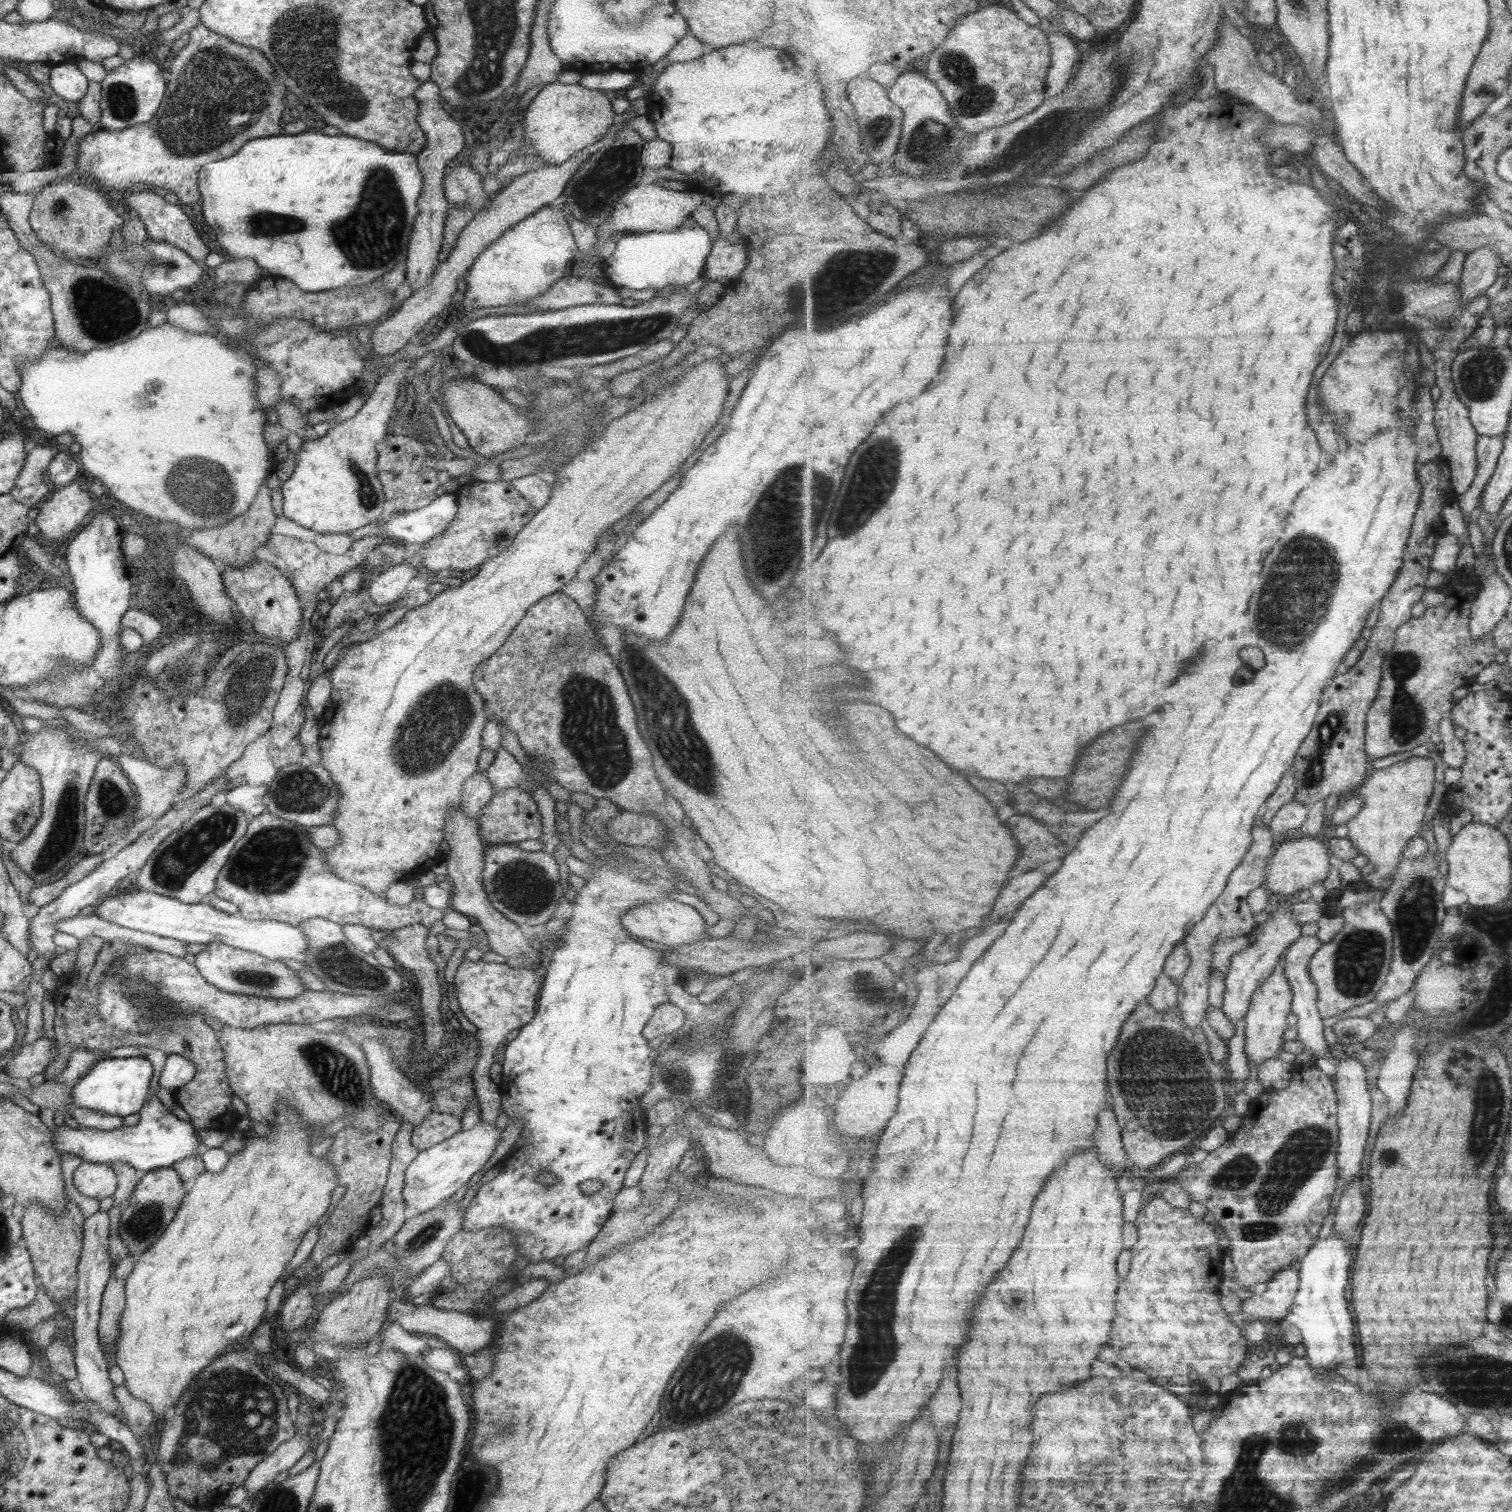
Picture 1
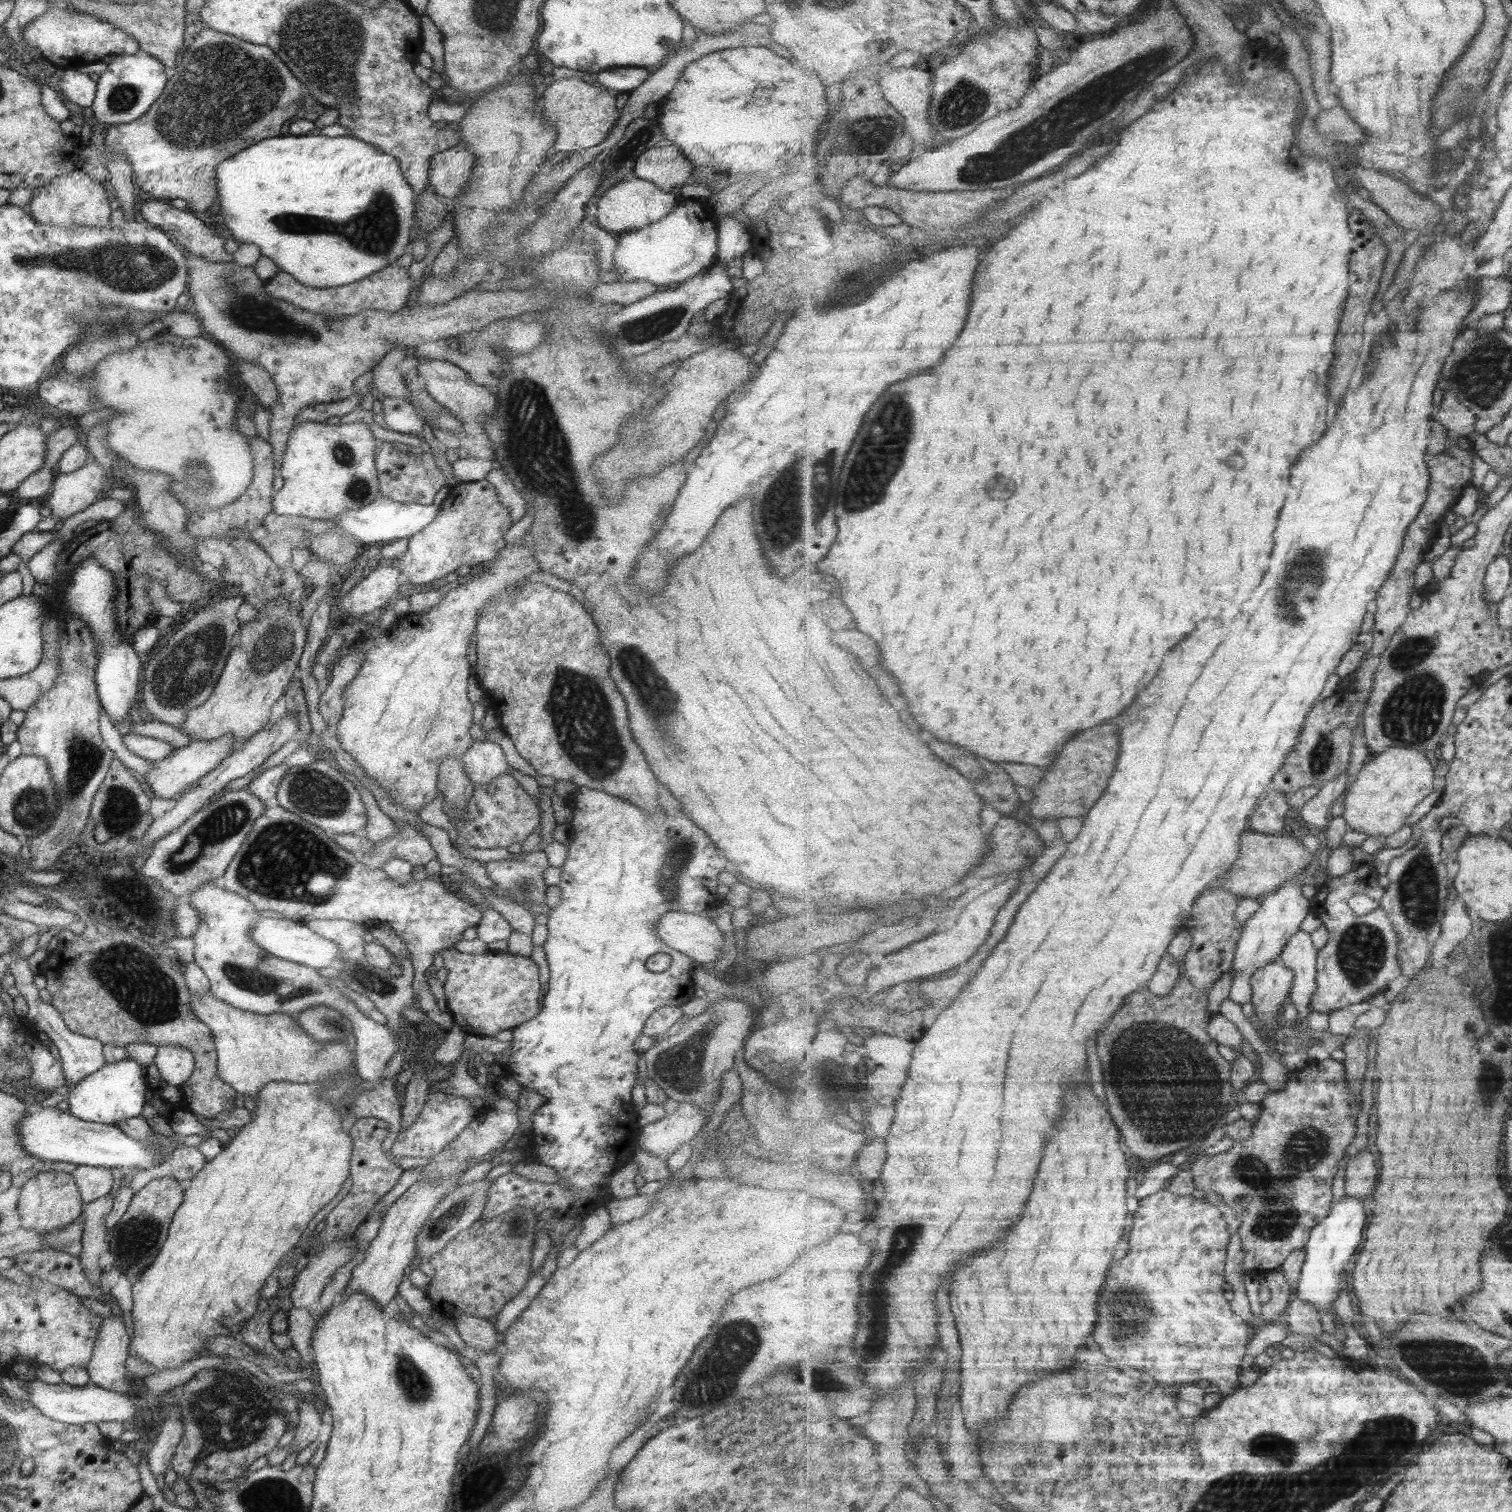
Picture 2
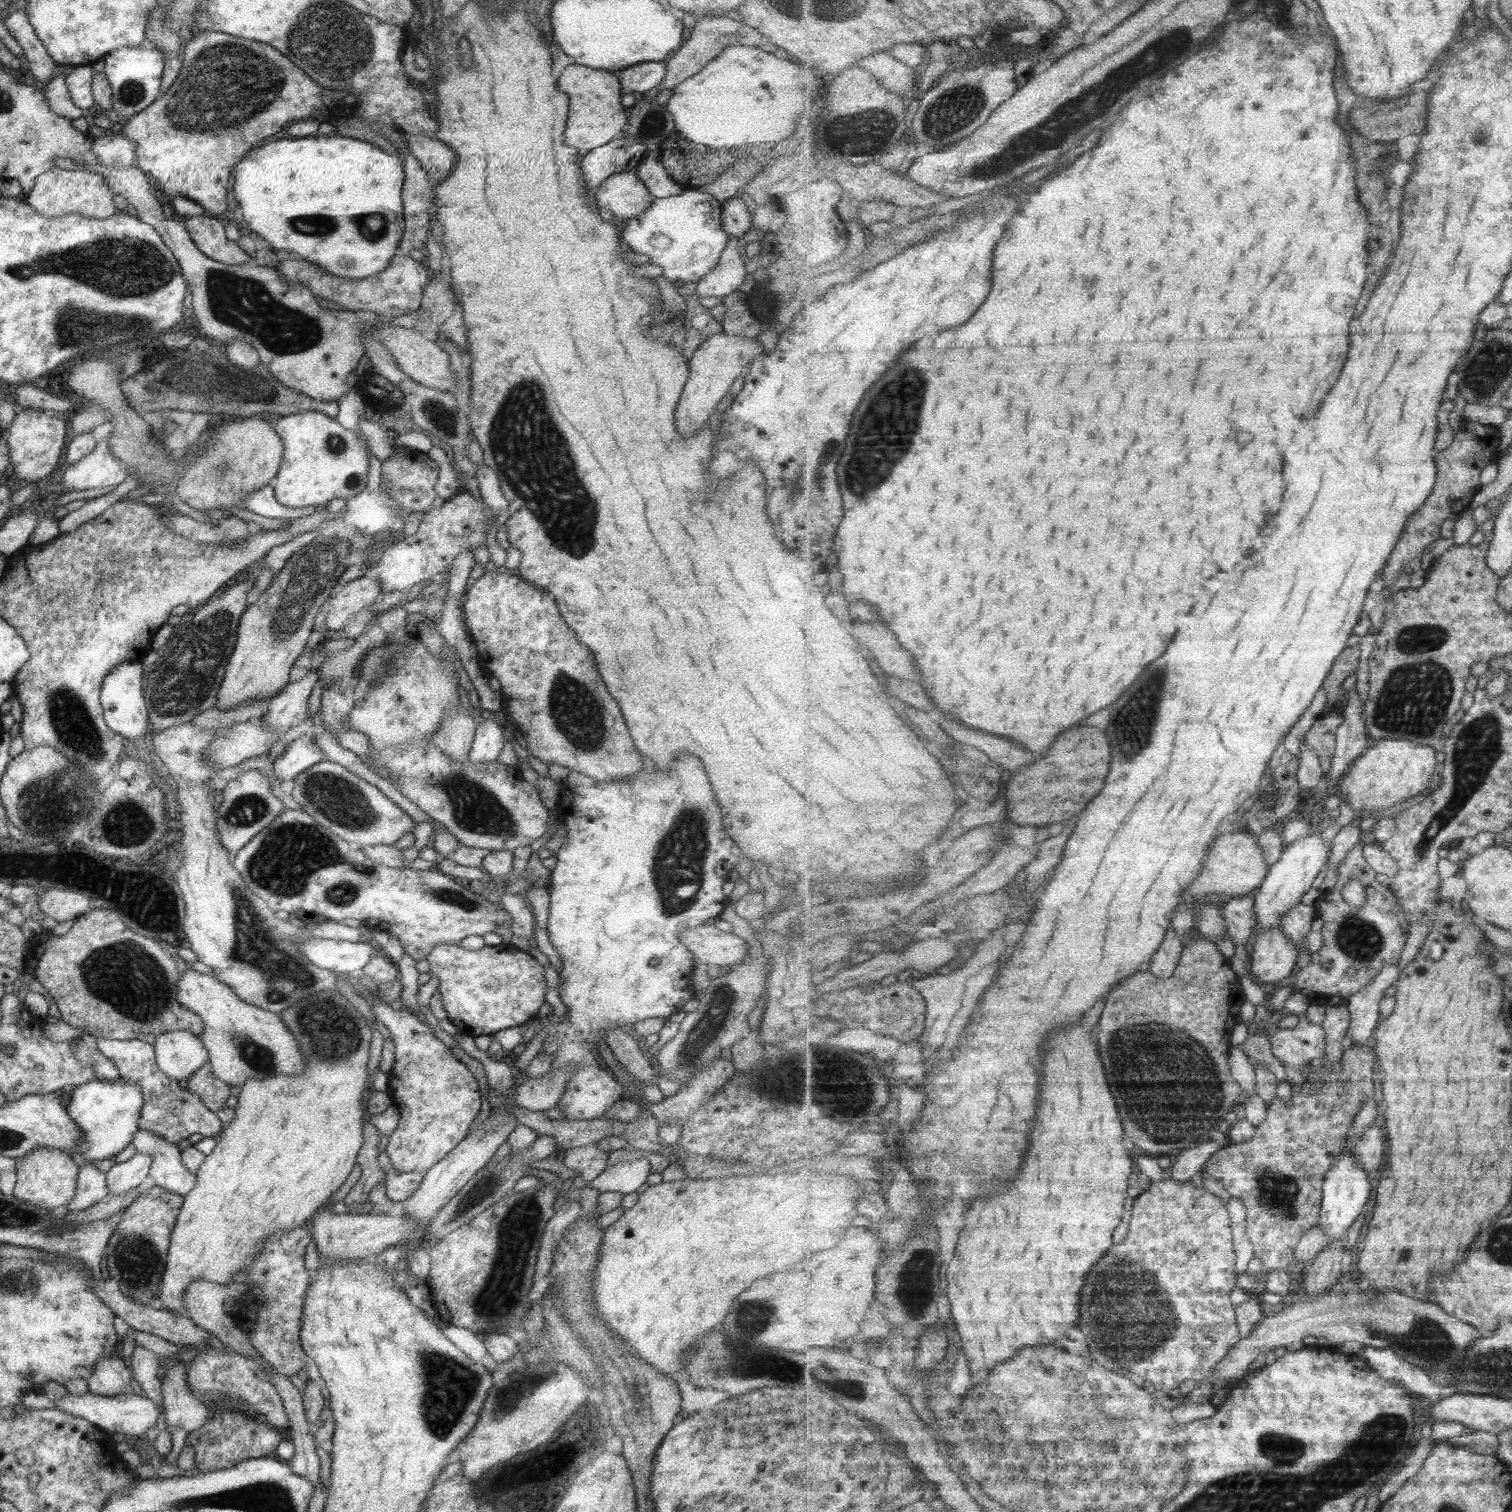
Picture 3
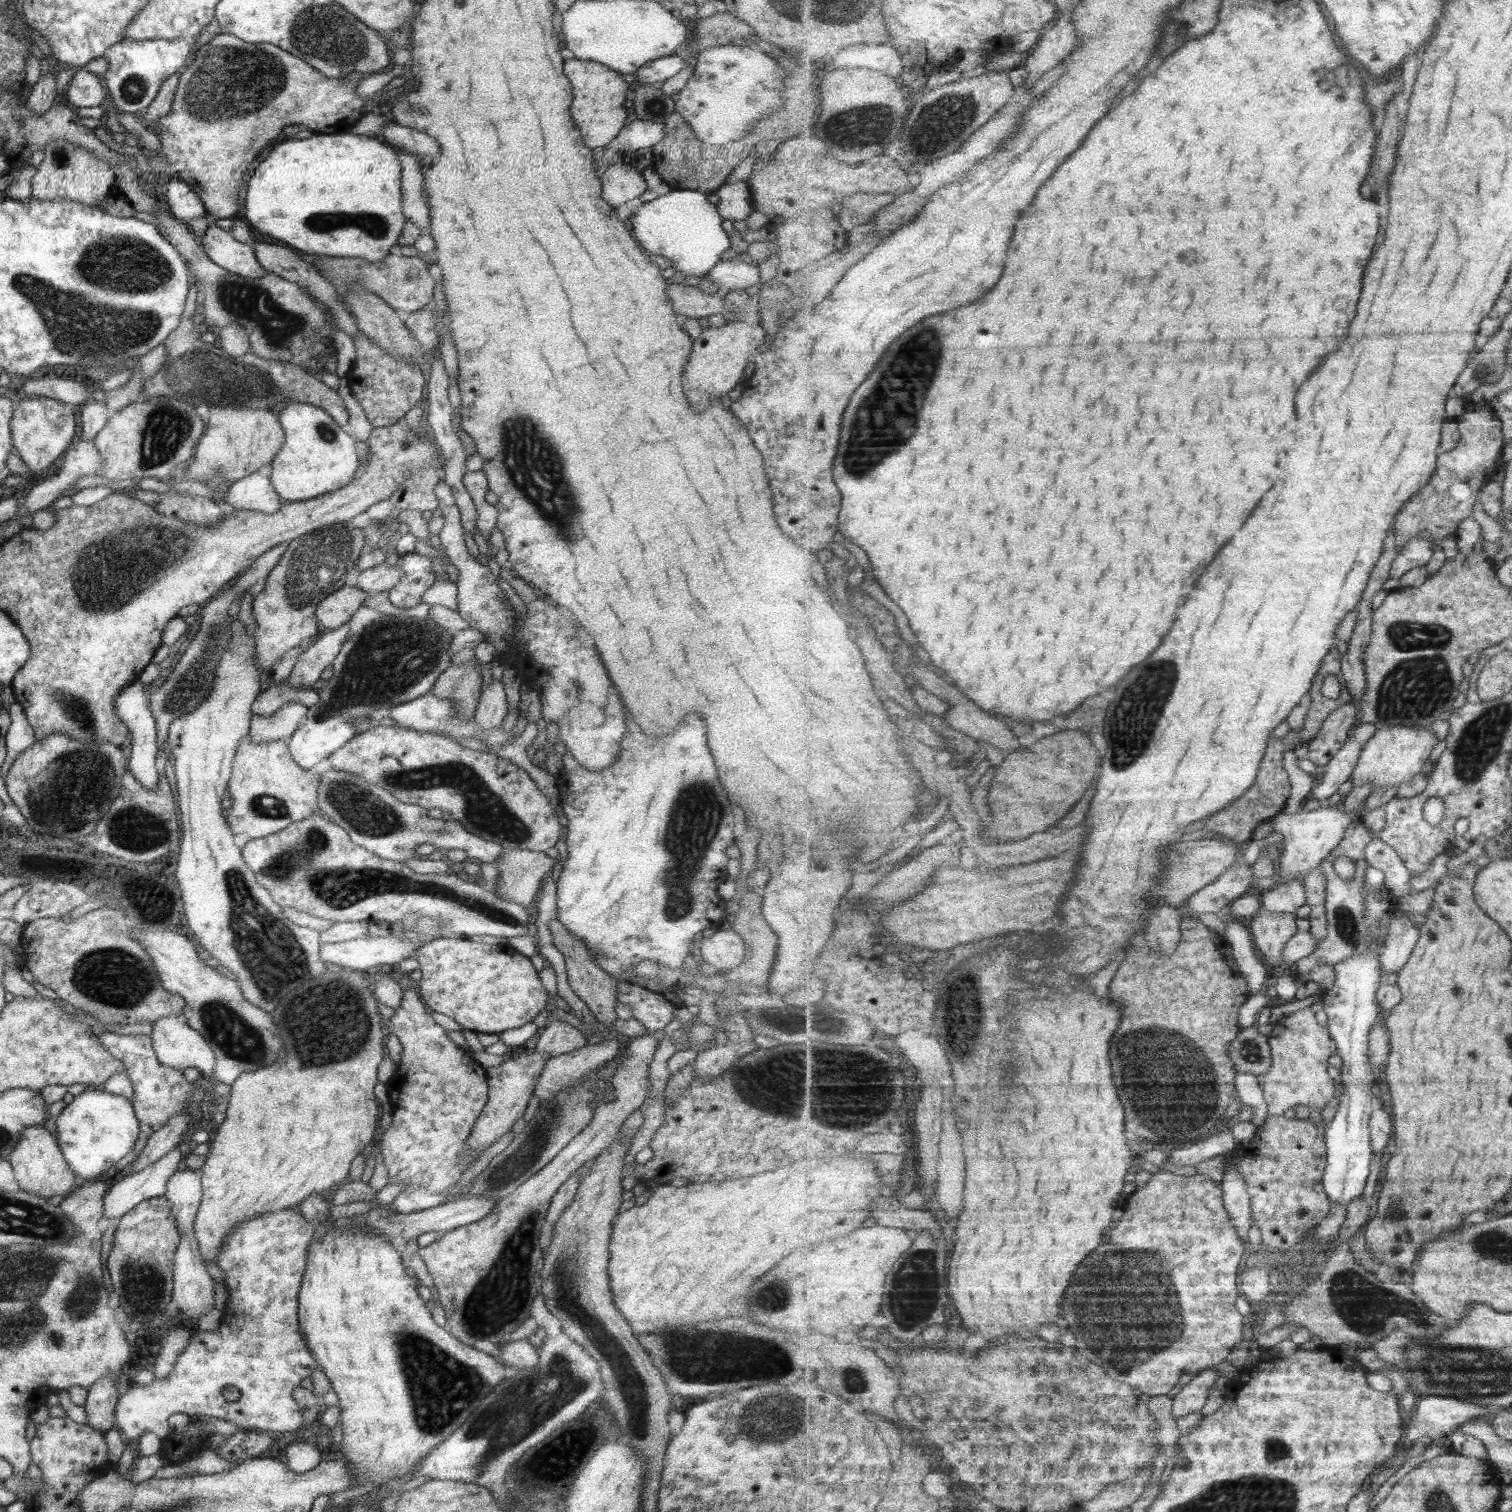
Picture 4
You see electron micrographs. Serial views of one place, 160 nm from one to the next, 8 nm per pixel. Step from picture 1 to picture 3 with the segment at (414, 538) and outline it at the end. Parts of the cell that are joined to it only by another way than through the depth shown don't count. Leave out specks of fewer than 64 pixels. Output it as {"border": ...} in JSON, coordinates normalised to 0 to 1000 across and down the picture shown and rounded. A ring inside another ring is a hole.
{"border":[[[244,298],[243,302],[245,303],[245,306],[243,308],[242,323],[235,328],[230,329],[228,331],[228,335],[224,340],[226,340],[225,343],[227,343],[228,347],[235,348],[235,351],[240,354],[245,353],[251,357],[253,357],[253,356],[255,357],[259,354],[263,354],[265,349],[268,347],[267,344],[264,344],[264,343],[261,341],[261,339],[267,339],[267,337],[265,337],[261,331],[256,329],[255,327],[253,326],[251,323],[251,306],[247,302],[245,302]],[[177,320],[169,325],[165,325],[161,331],[160,331],[160,333],[161,333],[161,336],[170,341],[188,343],[190,345],[207,341],[207,337],[209,337],[209,335],[191,336],[186,335],[186,333],[182,331],[181,323]]]}

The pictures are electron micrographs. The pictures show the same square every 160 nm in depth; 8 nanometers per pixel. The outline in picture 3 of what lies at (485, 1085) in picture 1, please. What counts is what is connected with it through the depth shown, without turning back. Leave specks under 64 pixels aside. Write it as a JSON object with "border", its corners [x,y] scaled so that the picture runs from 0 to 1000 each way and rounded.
{"border":[[[292,624],[287,626],[280,634],[283,636],[283,643],[289,646],[289,653],[295,673],[305,684],[313,687],[319,684],[325,685],[333,680],[344,679],[353,674],[355,668],[360,663],[361,652],[359,648],[359,640],[350,630],[338,624],[321,625],[313,629],[306,628],[303,624]]]}

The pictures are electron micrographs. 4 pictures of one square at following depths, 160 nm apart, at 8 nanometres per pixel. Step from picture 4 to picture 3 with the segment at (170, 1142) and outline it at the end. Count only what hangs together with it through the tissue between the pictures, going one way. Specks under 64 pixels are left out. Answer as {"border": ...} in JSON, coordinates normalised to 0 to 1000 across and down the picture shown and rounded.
{"border":[[[89,763],[85,767],[76,769],[69,775],[71,790],[77,791],[90,787],[98,777],[99,770],[100,765],[95,763]]]}

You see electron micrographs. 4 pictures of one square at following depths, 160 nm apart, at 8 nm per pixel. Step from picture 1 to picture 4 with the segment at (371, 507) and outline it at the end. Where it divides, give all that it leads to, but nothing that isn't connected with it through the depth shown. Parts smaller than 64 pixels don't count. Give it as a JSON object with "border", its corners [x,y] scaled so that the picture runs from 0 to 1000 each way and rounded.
{"border":[[[192,266],[183,276],[188,292],[176,312],[181,324],[187,331],[210,329],[224,324],[233,317],[239,306],[235,299],[235,290],[230,284],[224,282],[214,271],[206,267]]]}

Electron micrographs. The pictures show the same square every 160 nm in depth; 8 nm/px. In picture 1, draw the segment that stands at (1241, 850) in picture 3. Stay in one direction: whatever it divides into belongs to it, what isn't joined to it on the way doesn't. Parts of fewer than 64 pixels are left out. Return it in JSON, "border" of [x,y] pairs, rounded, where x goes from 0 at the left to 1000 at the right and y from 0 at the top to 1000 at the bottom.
{"border":[[[866,553],[858,555],[846,555],[843,558],[843,562],[839,568],[837,574],[837,583],[835,587],[838,587],[843,595],[856,591],[861,589],[866,589],[867,586],[878,582],[880,572],[884,571],[884,569],[878,565],[878,557],[874,554]]]}

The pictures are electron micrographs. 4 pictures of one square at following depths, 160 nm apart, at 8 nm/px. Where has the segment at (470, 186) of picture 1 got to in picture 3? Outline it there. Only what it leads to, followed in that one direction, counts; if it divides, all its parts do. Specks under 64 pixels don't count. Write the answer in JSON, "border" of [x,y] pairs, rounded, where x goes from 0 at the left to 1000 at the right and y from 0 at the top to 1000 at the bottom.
{"border":[[[280,90],[268,91],[271,102],[273,103],[284,116],[286,122],[293,120],[300,112],[302,104],[300,101],[292,93]]]}

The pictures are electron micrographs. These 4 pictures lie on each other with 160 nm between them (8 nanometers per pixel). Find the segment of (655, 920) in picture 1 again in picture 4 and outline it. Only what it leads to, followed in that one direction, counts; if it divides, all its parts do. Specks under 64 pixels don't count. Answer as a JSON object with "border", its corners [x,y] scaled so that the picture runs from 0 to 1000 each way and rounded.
{"border":[[[472,614],[463,622],[462,631],[476,644],[485,641],[492,634],[491,621],[482,614]]]}

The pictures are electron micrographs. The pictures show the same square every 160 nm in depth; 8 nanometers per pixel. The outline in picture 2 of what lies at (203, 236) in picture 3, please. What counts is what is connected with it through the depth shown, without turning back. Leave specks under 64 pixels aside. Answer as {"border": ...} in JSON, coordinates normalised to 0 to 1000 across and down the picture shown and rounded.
{"border":[[[110,132],[97,133],[93,137],[93,146],[97,146],[105,153],[110,155],[114,159],[125,167],[133,170],[140,174],[153,174],[153,169],[147,165],[148,160],[134,146],[130,145],[124,139],[116,138]]]}

